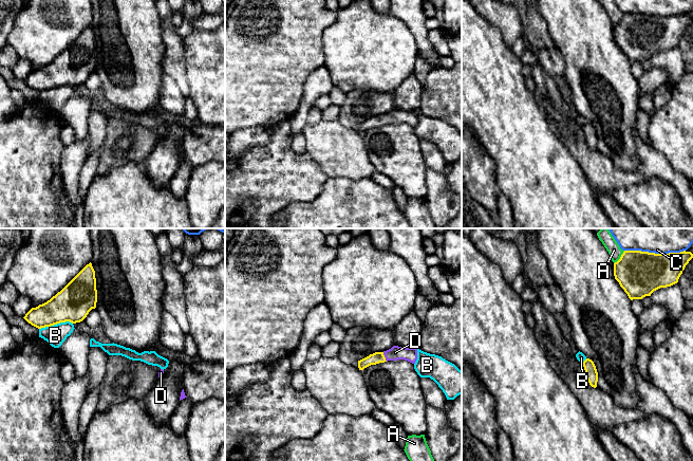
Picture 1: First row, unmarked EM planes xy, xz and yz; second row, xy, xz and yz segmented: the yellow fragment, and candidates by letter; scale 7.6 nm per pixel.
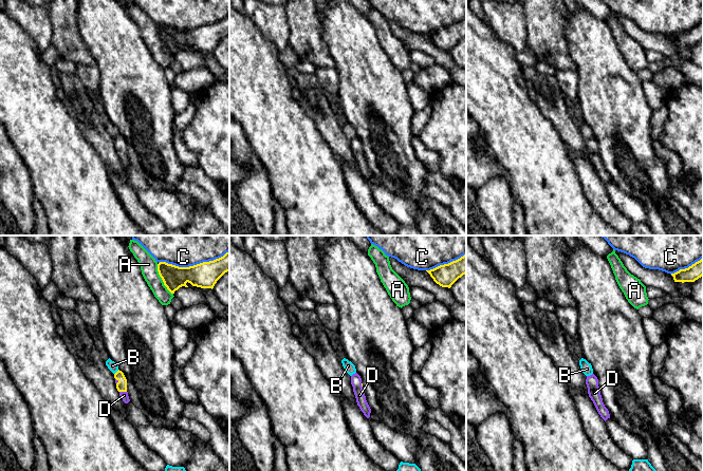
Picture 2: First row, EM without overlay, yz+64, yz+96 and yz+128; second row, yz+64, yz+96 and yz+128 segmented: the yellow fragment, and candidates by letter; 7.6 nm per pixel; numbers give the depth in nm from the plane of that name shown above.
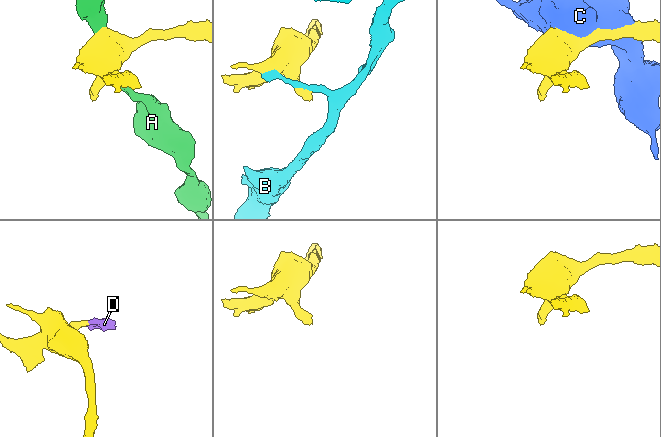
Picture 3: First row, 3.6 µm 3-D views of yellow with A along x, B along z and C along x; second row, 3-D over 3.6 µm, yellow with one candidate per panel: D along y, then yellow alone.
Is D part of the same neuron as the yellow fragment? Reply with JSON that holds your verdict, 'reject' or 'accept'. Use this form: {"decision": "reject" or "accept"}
{"decision": "accept"}

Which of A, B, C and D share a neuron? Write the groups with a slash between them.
A / B / C / D

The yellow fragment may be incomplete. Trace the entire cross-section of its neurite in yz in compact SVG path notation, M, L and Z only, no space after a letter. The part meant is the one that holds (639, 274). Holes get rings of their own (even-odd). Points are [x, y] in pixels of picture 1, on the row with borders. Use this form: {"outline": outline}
{"outline": "M624 251L620 259L614 263L614 276L631 300L642 299L660 289L678 282L682 271L693 258L691 252L655 254L641 251Z"}

